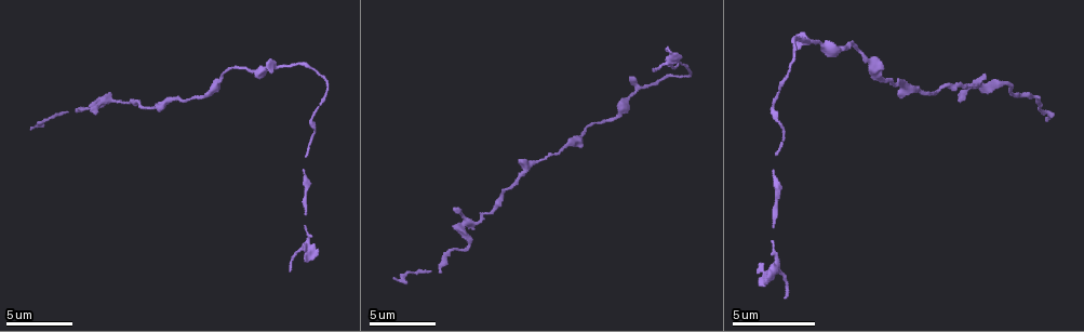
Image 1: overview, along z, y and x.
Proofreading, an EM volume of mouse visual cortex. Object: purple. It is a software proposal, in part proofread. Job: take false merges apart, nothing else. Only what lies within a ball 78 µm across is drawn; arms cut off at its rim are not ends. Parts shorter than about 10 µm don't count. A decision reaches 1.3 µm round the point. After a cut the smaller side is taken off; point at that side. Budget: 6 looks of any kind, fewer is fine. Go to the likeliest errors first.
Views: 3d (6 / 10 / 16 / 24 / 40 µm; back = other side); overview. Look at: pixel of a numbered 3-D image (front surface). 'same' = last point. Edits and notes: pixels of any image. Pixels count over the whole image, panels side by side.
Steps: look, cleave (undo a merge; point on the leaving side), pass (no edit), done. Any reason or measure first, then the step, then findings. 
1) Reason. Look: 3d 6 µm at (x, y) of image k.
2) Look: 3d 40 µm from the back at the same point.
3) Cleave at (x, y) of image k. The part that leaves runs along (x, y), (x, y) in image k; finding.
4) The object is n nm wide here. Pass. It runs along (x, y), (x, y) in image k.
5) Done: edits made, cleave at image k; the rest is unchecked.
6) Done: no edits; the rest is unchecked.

Two arms in line, one across. Look: 3d 10 µm at (275, 68) of image 1.

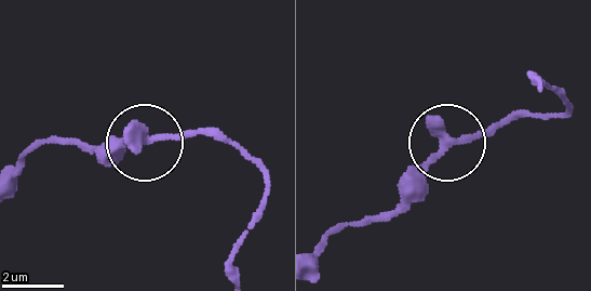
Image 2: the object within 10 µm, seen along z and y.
Closer look. Look: 3d 6 µm at (443, 149) of image 2.

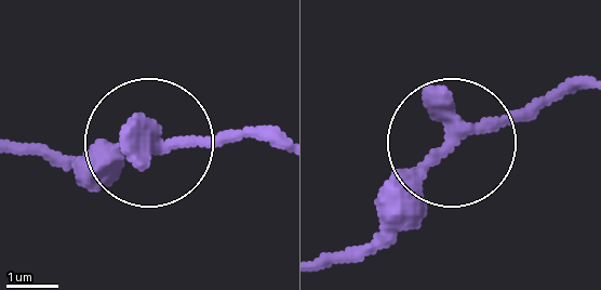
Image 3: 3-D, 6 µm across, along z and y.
Pass. It runs along (79, 155), (264, 143) in image 3; one neuron here.

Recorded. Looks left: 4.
Thick turns thin. Look: 3d 16 µm at (303, 206) of image 1.

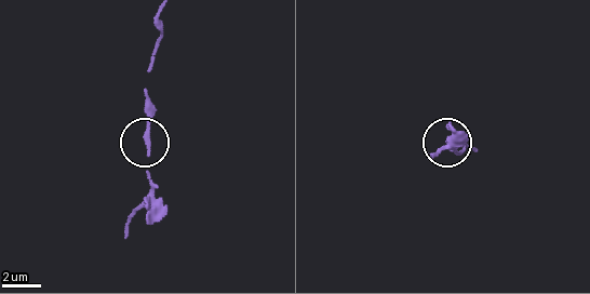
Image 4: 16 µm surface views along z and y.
Pass. All the same neuron.

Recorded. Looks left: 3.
Sudden change in width. Look: 3d 10 µm at (312, 140) of image 1.

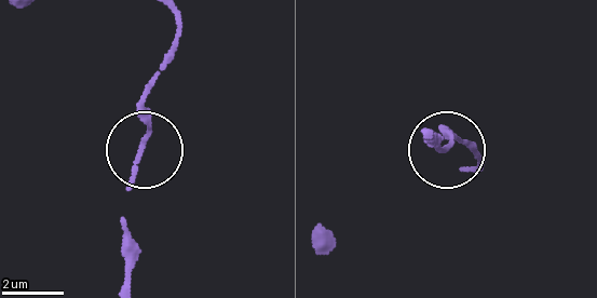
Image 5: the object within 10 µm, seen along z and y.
Pass. It runs along (175, 17), (124, 239) in image 5; one neuron here.

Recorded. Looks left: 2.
Done: no edits; the rest is unchecked.

